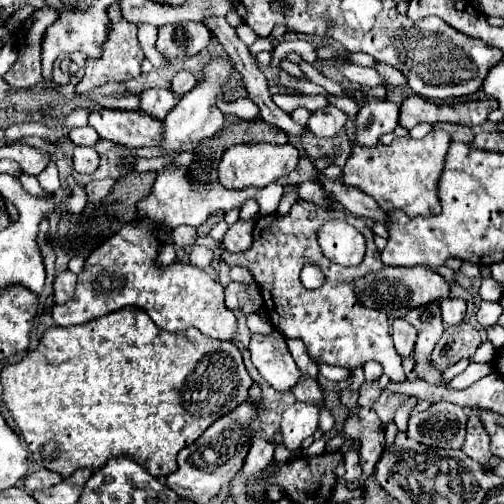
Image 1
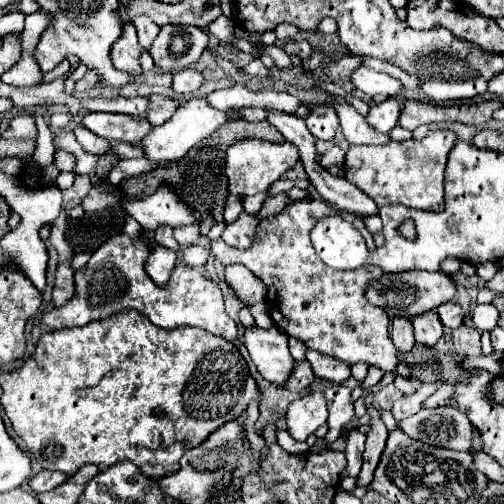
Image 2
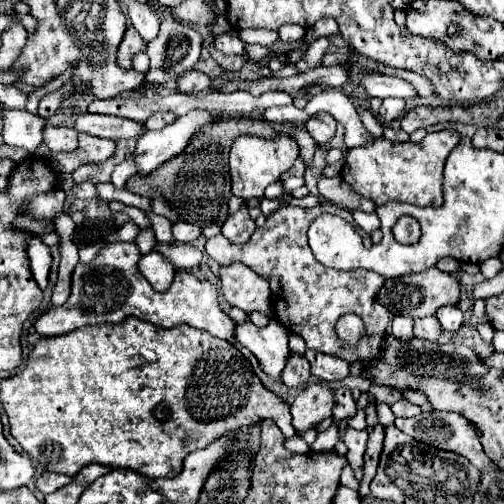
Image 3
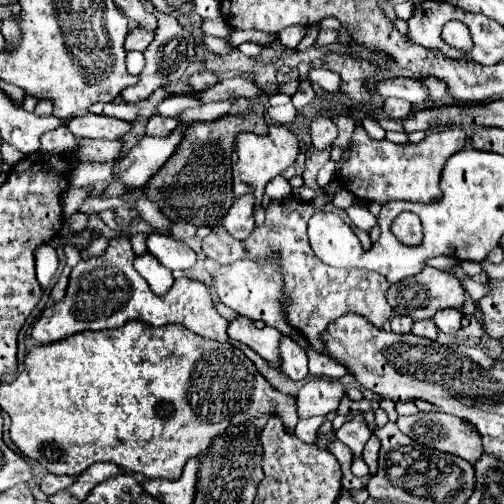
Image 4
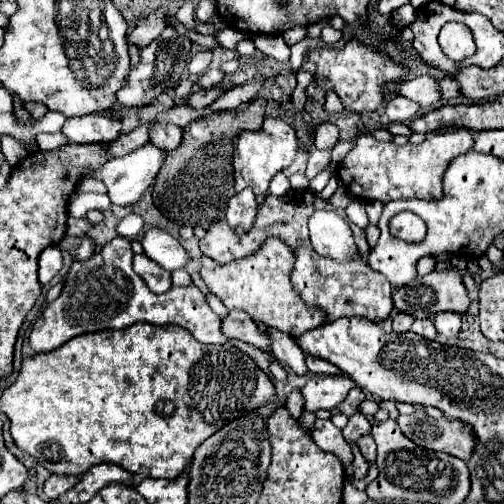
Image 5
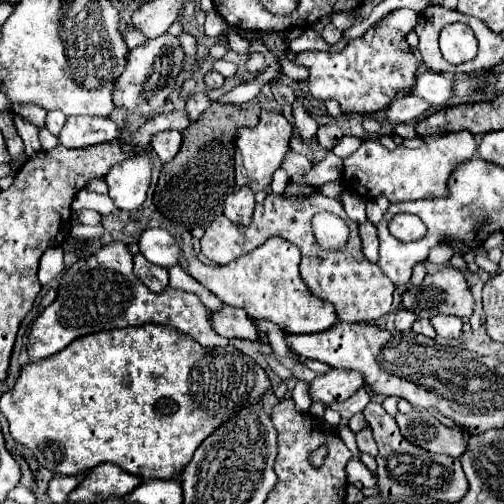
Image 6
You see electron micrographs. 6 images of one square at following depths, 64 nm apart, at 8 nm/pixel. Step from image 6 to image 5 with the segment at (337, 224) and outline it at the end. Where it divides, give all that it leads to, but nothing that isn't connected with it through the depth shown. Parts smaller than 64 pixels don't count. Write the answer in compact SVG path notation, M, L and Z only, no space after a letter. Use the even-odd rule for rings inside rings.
M317 210L308 220L312 246L316 252L334 260L350 260L358 256L348 222L334 211Z

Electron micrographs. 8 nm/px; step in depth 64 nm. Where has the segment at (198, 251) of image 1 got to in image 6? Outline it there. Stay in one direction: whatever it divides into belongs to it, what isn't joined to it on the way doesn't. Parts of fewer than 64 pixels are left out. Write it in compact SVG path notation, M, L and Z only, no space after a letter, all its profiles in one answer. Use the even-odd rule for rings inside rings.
M146 230L138 240L140 254L162 268L170 268L180 262L180 246L166 230Z

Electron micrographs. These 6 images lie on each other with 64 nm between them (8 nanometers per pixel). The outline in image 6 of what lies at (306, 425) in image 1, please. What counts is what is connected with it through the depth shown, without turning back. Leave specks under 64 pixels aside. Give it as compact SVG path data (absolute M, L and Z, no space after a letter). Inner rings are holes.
M332 368L328 374L320 374L310 382L310 396L312 400L320 400L324 404L344 402L364 386L366 386L366 380L360 372Z

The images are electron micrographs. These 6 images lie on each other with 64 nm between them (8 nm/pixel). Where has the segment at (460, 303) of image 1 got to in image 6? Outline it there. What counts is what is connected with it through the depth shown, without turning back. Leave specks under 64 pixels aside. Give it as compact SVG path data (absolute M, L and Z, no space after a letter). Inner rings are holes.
M438 314L434 318L430 318L434 330L442 336L442 338L458 338L462 334L462 320L454 318L454 316L444 316Z

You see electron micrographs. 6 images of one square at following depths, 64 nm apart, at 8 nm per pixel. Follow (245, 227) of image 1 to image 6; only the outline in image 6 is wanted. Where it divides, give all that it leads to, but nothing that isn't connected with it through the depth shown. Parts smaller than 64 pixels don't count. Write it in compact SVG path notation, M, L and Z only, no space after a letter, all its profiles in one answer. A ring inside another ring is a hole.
M242 186L236 192L228 194L224 202L224 216L228 220L240 226L248 226L252 220L252 212L254 212L254 194L248 186Z

